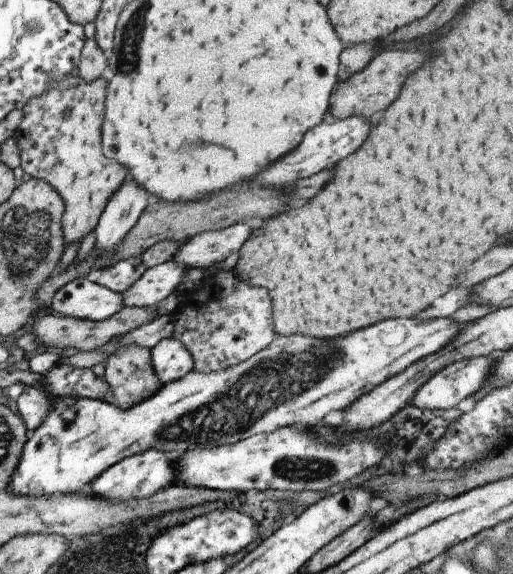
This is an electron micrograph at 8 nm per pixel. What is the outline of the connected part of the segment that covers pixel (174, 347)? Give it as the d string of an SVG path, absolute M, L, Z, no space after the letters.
M172 337L161 339L150 352L152 368L162 385L180 380L193 369L192 355Z

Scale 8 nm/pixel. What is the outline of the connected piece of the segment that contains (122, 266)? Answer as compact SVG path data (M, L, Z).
M130 257L114 262L105 269L92 271L86 277L114 292L123 293L146 269L140 257Z

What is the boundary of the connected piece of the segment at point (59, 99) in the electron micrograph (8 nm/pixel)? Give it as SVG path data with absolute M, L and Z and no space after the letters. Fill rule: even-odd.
M76 73L62 81L52 81L41 97L34 97L22 108L24 116L13 136L20 147L21 167L26 174L51 184L65 202L61 220L65 244L82 242L97 227L108 199L120 188L129 170L110 161L102 150L105 115L104 76L86 82Z

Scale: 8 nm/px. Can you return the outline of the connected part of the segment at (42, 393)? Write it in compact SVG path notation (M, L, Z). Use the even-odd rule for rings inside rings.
M26 385L16 400L18 412L28 430L36 430L53 409L49 390L44 385Z

